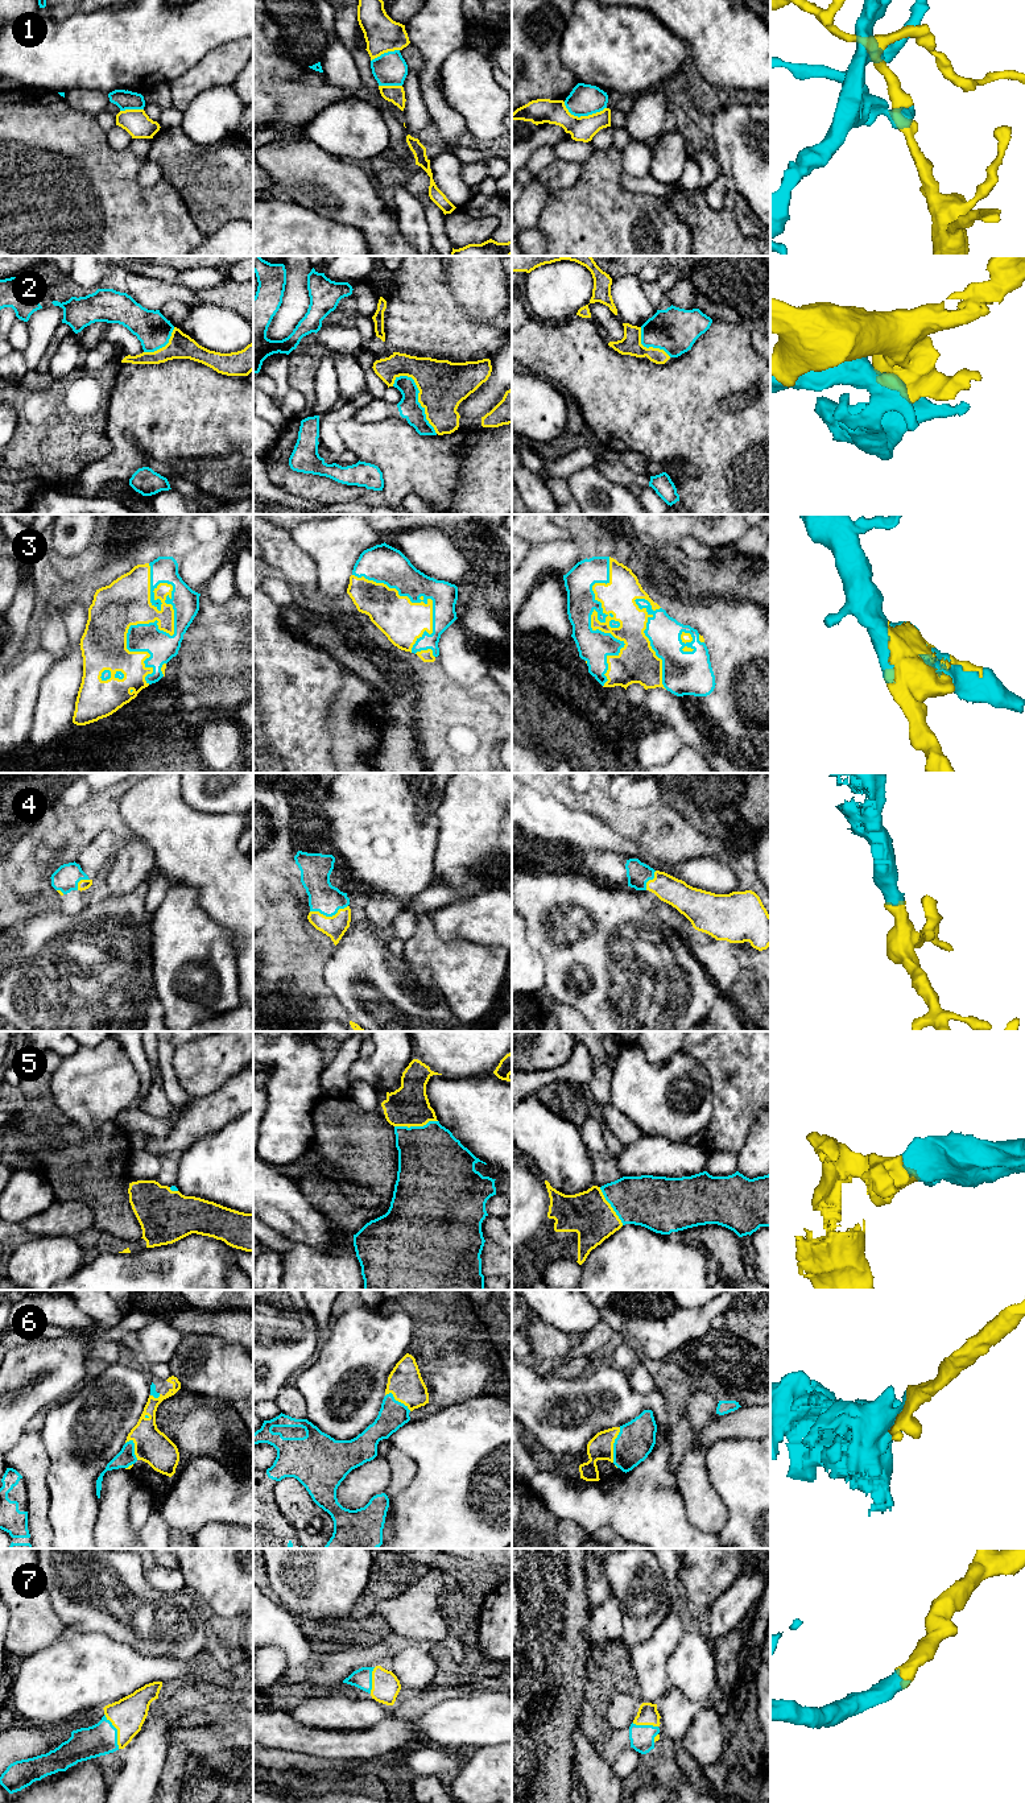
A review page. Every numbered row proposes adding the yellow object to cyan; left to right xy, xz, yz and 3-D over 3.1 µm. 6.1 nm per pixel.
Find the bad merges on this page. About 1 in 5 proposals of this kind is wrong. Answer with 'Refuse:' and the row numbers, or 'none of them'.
Refuse: 1, 2

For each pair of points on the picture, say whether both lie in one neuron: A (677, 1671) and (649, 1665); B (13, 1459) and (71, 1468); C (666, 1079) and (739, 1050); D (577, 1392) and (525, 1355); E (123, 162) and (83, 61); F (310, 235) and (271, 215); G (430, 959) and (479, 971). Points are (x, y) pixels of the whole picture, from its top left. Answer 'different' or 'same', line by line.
A: different
B: different
C: different
D: different
E: different
F: same
G: same

